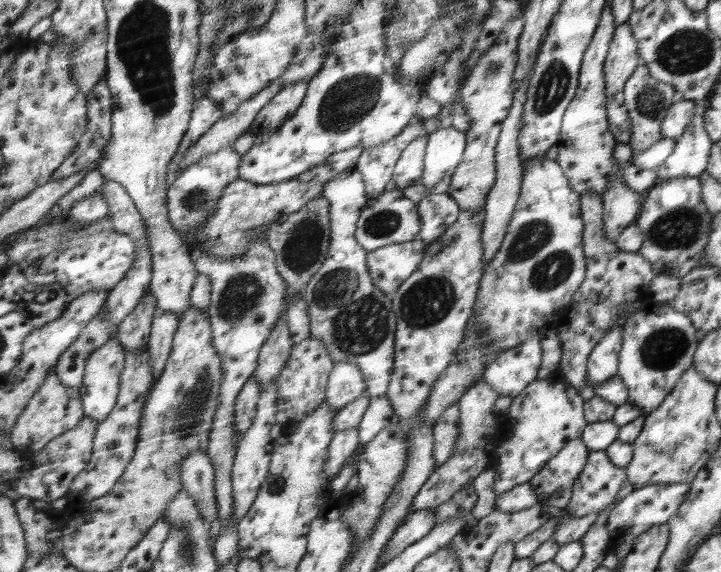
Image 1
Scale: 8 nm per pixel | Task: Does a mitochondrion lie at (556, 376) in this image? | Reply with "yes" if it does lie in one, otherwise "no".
no

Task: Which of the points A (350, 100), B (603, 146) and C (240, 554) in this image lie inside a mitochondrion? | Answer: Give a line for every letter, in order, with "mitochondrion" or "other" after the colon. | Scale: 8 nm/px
A: mitochondrion
B: other
C: other

